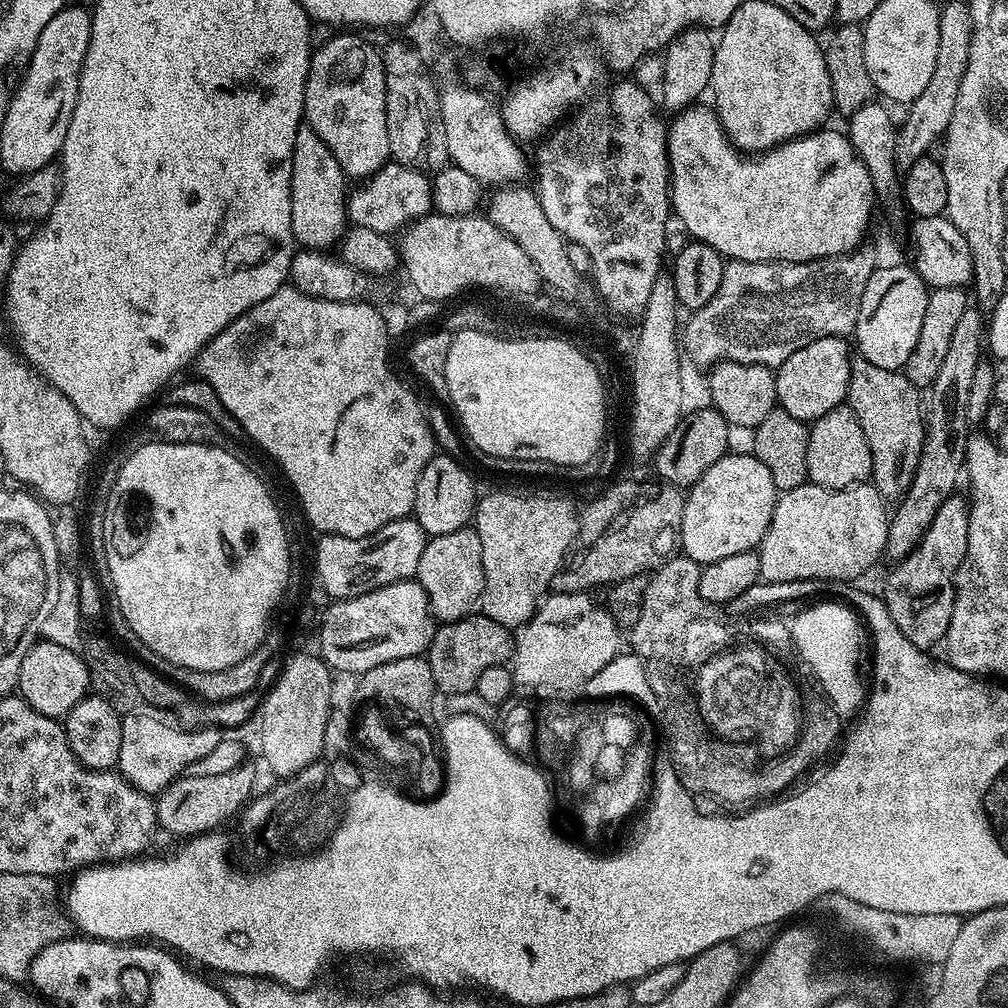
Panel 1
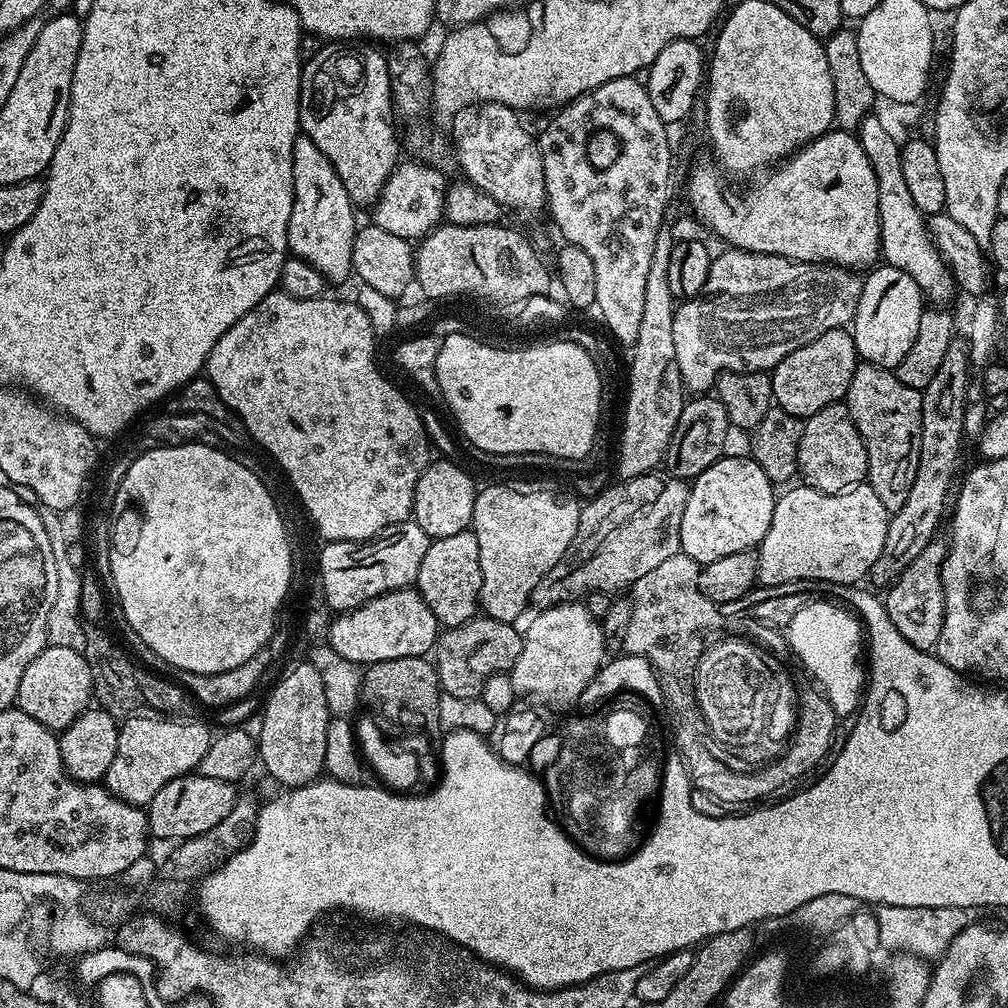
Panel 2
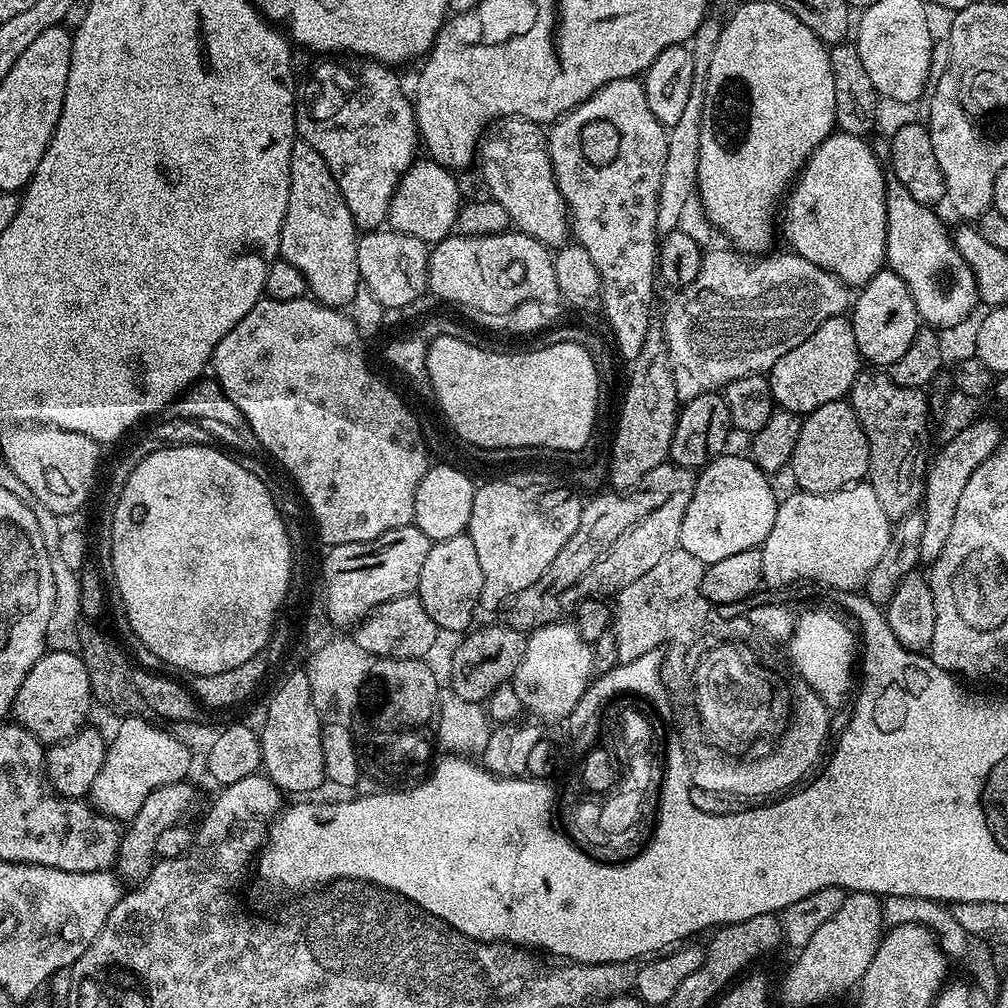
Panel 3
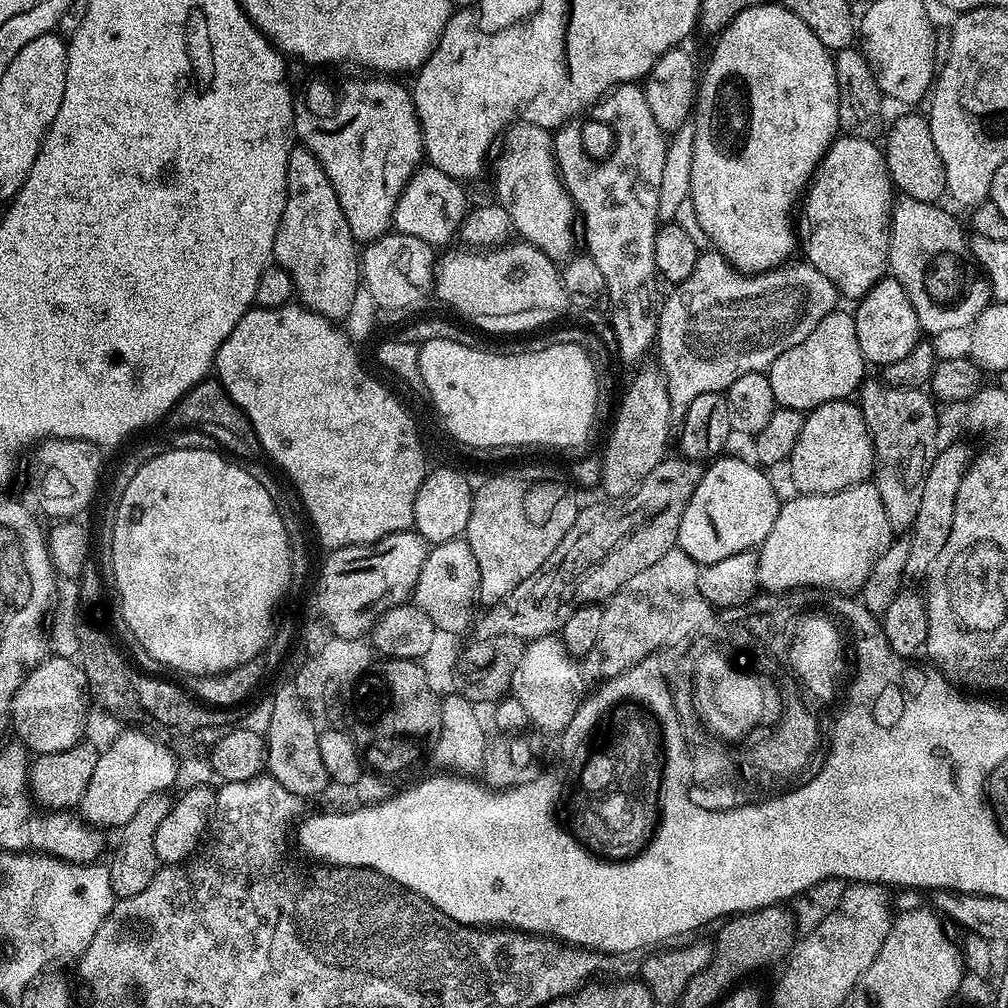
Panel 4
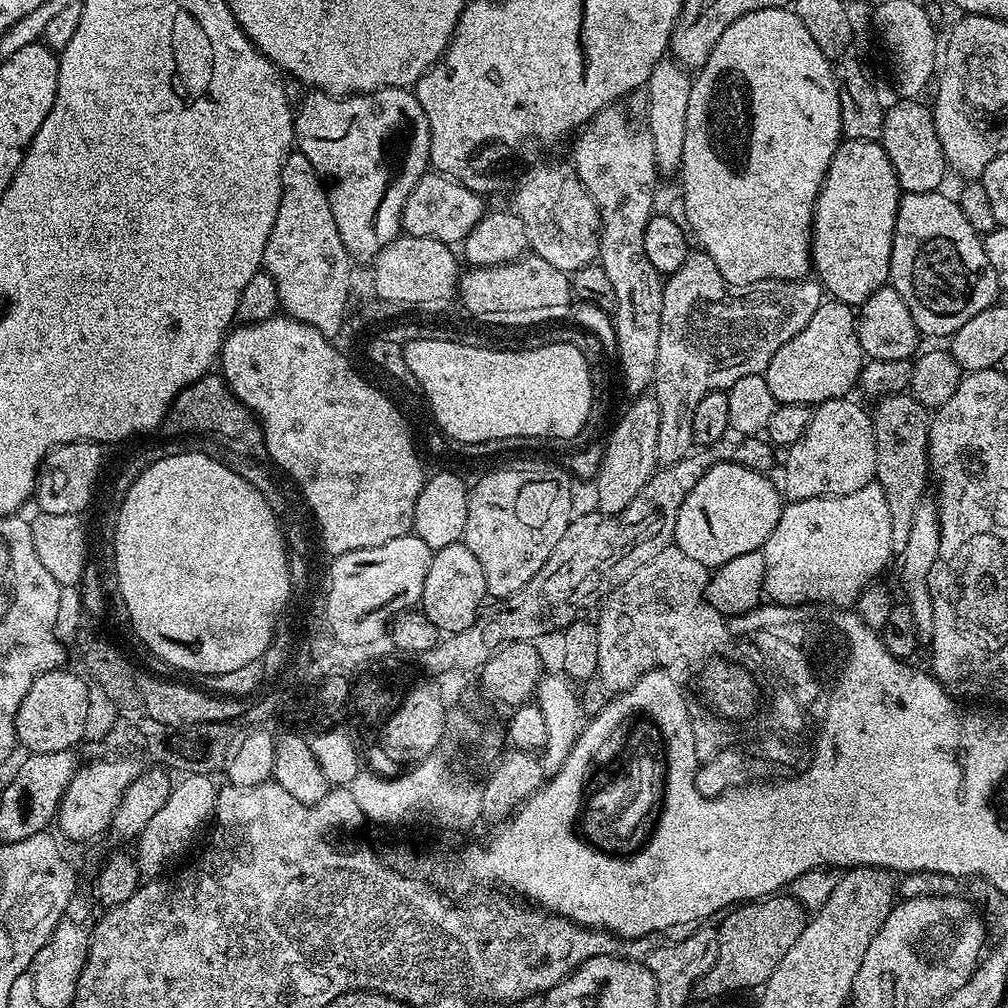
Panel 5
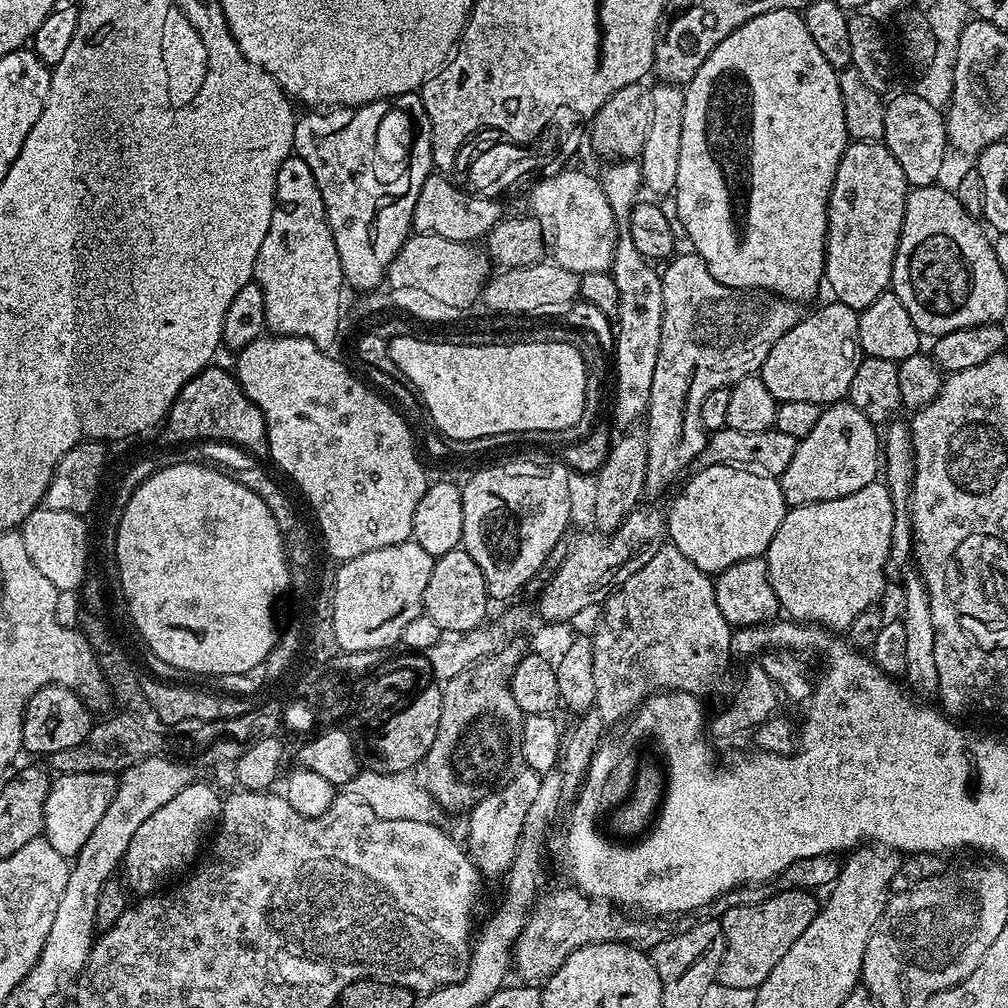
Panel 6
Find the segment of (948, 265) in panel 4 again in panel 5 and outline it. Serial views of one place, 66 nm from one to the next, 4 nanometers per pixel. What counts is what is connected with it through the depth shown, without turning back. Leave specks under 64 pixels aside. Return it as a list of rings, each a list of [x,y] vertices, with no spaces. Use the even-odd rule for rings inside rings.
[[[942,193],[901,195],[890,254],[890,287],[902,294],[916,330],[924,338],[951,337],[974,314],[982,314],[997,303],[996,275],[986,258],[981,233],[966,222],[959,203]]]

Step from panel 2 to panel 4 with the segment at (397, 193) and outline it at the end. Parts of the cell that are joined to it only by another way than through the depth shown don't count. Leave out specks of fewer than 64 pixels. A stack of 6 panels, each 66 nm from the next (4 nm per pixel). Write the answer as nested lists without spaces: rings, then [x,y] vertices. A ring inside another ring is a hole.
[[[421,166],[406,182],[392,215],[395,231],[410,234],[433,246],[448,244],[457,239],[460,224],[470,211],[465,185],[453,176],[442,174],[442,170],[431,166]]]

